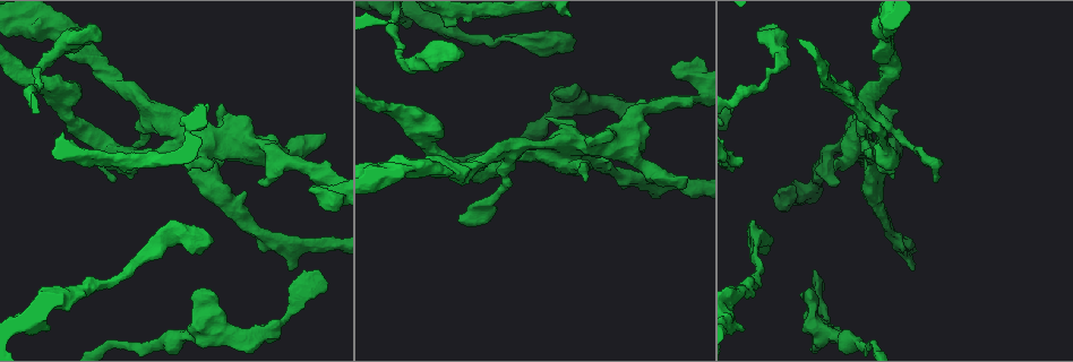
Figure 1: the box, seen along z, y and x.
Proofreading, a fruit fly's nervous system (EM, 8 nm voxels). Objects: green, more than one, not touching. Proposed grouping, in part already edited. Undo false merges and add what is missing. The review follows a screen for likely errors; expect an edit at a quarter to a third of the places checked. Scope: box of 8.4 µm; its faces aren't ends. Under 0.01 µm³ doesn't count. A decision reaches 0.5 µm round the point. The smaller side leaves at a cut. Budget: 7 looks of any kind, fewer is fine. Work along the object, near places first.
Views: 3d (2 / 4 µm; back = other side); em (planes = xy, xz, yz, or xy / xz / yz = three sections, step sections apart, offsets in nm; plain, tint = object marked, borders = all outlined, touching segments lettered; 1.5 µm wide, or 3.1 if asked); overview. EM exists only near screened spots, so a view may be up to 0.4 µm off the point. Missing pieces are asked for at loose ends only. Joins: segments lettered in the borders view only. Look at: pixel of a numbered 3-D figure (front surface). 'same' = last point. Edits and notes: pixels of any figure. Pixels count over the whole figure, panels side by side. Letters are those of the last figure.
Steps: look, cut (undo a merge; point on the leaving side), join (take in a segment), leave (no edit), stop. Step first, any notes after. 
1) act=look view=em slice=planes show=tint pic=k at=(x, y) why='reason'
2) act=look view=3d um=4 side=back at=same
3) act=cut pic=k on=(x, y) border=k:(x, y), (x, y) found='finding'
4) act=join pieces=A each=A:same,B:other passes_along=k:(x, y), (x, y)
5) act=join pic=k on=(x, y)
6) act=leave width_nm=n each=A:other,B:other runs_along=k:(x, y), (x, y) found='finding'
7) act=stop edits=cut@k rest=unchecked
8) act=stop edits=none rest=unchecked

act=look view=em slice=planes show=borders pic=1 at=(770, 79) why='a narrow waist'

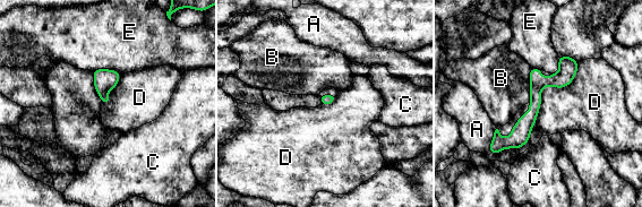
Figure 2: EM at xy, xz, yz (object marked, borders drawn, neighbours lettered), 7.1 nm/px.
act=leave longest_contact=D:550nm each=A:other,B:other,C:other,D:other,E:other border=2:(579, 62), (534, 121) found='continuous, no second cell'

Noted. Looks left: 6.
act=look view=em slice=planes show=plain pic=1 at=(411, 24) why='thick end'

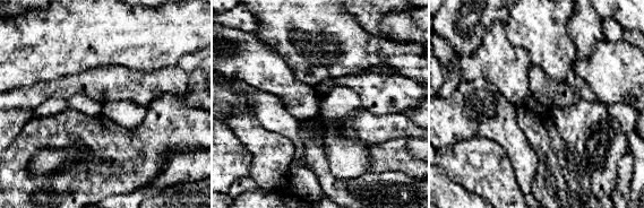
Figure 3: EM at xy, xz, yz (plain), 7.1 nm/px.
act=look view=em slice=planes show=borders at=same why='what lies round it'

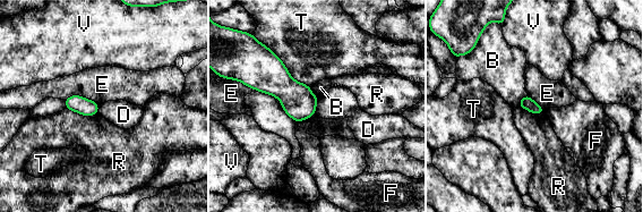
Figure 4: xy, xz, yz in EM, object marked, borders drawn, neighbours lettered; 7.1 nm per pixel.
act=leave each=B:other,D:other,E:other,F:other,R:other,T:other,V:other border=4:(318, 98), (315, 112) found='no lettered segment goes on from it'

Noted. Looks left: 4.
act=look view=em slice=planes show=borders pic=1 at=(316, 269) why='an open end'

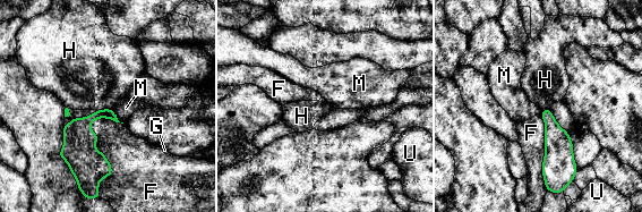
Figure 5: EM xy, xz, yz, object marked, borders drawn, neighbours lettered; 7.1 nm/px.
act=leave each=F:other,G:other,H:other,M:other,U:other border=5:(112, 109), (96, 110) found='no lettered segment goes on from it'

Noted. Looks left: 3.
act=stop edits=none rest=unchecked

